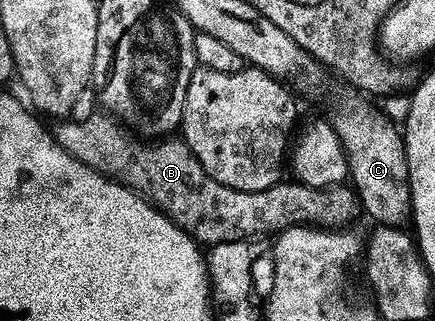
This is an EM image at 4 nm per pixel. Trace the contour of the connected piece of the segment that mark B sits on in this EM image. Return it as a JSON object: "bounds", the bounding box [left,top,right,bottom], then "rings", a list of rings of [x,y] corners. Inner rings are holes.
{"bounds":[55,114,359,248],"rings":[[[96,114],[87,122],[77,122],[72,118],[58,123],[55,135],[58,144],[67,150],[79,162],[83,162],[88,168],[94,170],[100,176],[106,176],[116,184],[122,184],[138,196],[149,201],[170,220],[175,222],[196,240],[198,245],[214,248],[227,242],[239,242],[240,240],[252,241],[253,236],[265,236],[268,232],[280,234],[288,228],[302,226],[316,226],[326,230],[341,230],[359,216],[359,201],[356,191],[349,186],[335,188],[312,188],[306,184],[296,182],[282,182],[276,184],[271,190],[262,192],[240,192],[234,188],[223,186],[203,170],[199,158],[195,158],[193,151],[185,145],[184,139],[165,138],[160,142],[150,142],[145,138],[138,138],[132,131],[119,126],[118,121],[108,114]]]}

